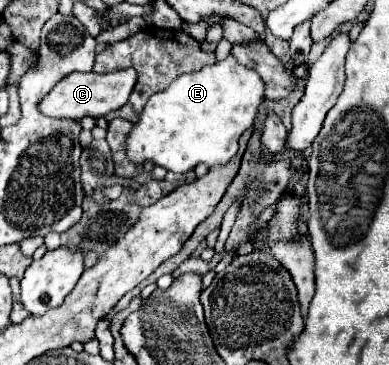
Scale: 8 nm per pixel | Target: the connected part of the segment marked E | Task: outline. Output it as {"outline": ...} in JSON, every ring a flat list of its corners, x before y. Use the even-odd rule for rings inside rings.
{"outline":[[229,55,225,61,177,77,165,91,155,93,129,135,127,155,133,163,151,159,155,165,175,173,191,171,199,163,209,167,225,165,235,157,243,131,253,127,263,101,265,81,261,75,235,63]]}

